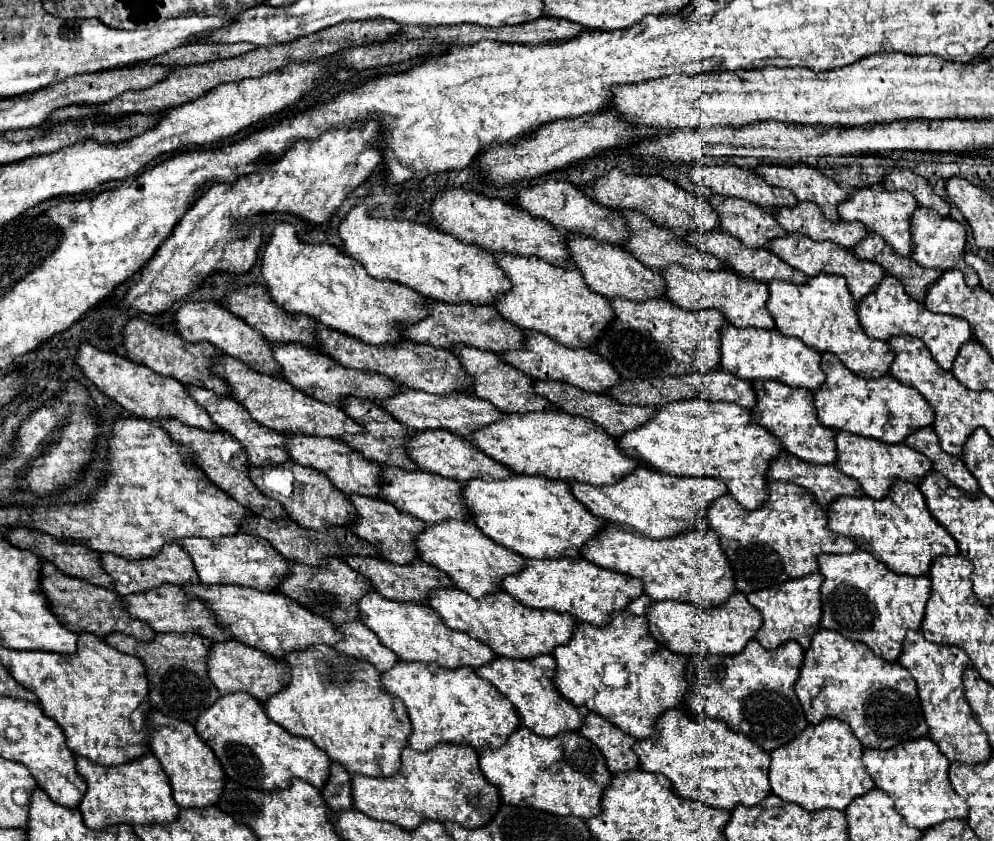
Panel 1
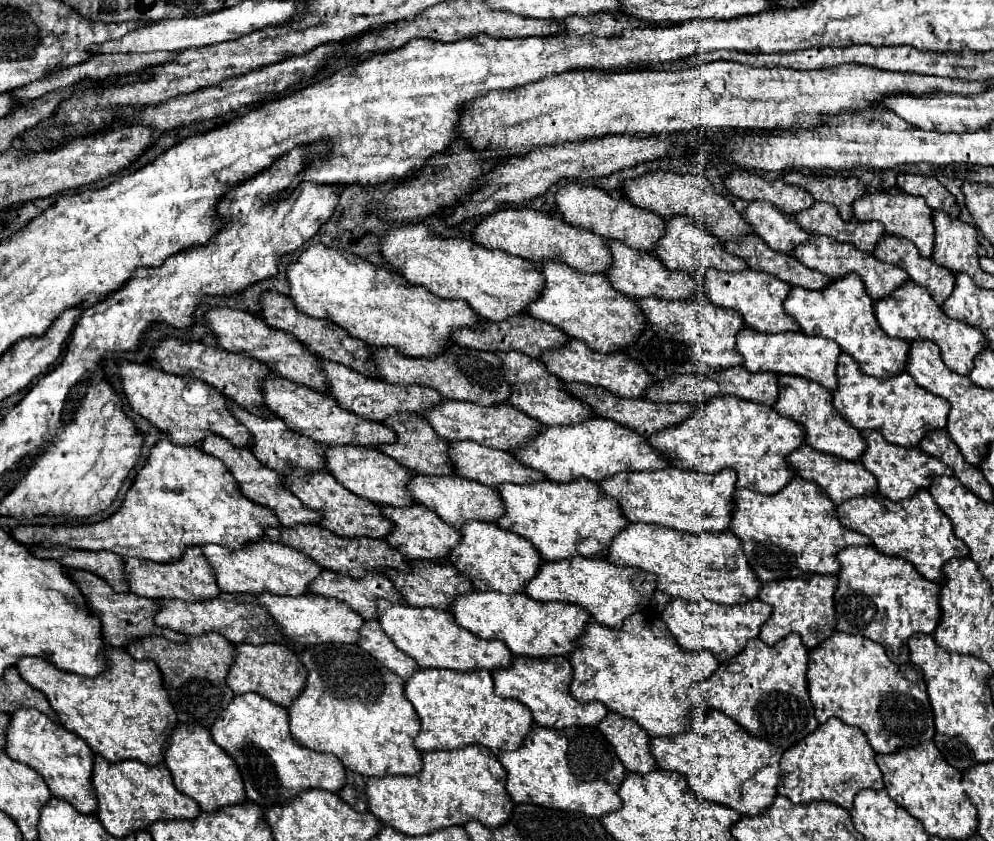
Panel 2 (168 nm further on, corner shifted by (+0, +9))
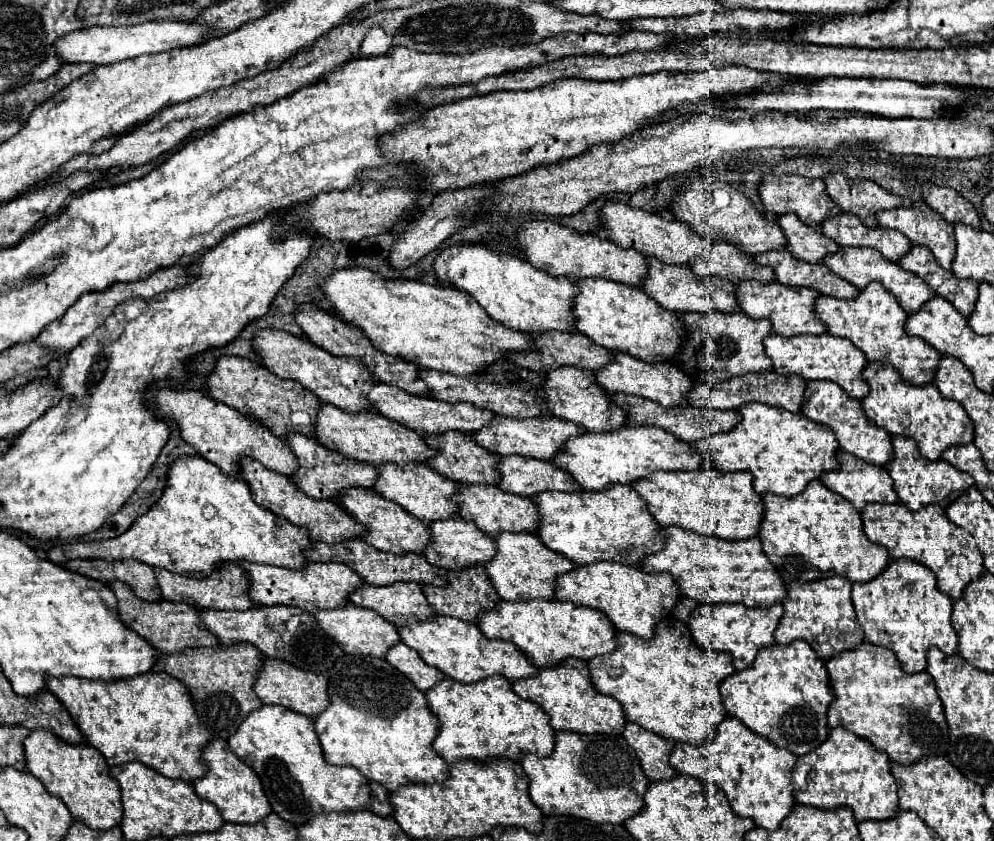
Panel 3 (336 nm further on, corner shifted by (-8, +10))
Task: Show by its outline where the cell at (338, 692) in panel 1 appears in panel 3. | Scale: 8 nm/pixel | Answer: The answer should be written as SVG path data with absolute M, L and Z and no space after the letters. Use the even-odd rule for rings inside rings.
M350 653L338 657L328 675L328 699L330 705L314 719L314 731L328 763L352 765L366 779L382 783L388 791L396 791L404 783L434 783L448 777L448 763L432 749L432 741L438 733L438 719L430 713L424 693L386 659Z

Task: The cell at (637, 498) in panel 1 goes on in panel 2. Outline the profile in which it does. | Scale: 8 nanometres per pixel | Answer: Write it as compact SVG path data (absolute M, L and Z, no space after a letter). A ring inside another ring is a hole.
M664 468L652 472L620 472L600 482L602 492L616 498L630 522L658 524L680 532L724 532L734 512L736 474L730 468L718 474Z

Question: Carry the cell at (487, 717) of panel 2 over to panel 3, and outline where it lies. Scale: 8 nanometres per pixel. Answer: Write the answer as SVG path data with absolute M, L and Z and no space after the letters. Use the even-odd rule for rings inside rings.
M492 675L476 683L458 683L446 677L426 691L426 699L430 711L440 721L432 749L448 763L458 759L484 761L496 755L520 761L528 751L546 757L554 749L554 729L546 713L540 705L520 699L506 677Z

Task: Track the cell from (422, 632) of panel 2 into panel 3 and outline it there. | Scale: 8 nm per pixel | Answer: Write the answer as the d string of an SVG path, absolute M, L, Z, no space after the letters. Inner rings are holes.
M434 615L424 621L412 621L398 629L402 643L410 649L416 649L418 655L432 667L440 669L446 677L456 679L460 683L472 683L486 679L490 675L502 675L506 679L522 679L532 677L538 667L528 663L526 655L510 641L494 641L482 635L476 623L464 623L456 617Z

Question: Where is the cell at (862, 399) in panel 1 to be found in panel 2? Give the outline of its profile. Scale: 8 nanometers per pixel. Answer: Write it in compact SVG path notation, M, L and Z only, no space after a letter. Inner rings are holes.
M840 354L838 360L838 388L834 390L834 408L858 430L880 430L890 444L918 446L930 430L942 430L948 422L950 404L920 388L910 374L880 380L860 370L850 354Z

